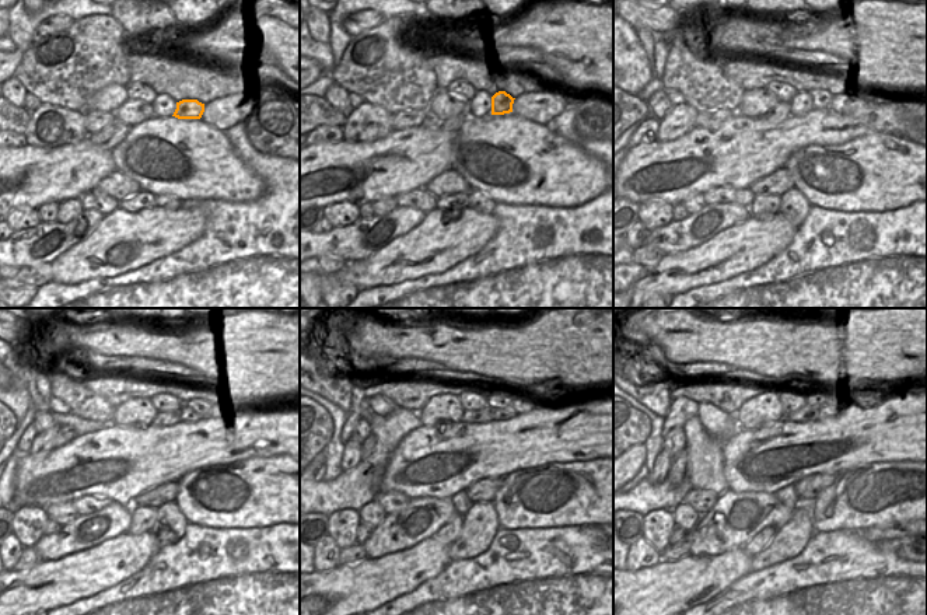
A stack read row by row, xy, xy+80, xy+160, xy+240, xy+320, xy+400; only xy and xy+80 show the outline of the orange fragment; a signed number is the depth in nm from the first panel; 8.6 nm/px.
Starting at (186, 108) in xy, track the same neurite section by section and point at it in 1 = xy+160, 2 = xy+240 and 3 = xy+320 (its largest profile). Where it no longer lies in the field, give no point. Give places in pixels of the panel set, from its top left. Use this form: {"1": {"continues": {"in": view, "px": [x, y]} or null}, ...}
{"1": {"continues": {"in": "xy+160", "px": [822, 100]}}, "2": {"continues": {"in": "xy+240", "px": [200, 406]}}, "3": {"continues": {"in": "xy+320", "px": [496, 398]}}}

